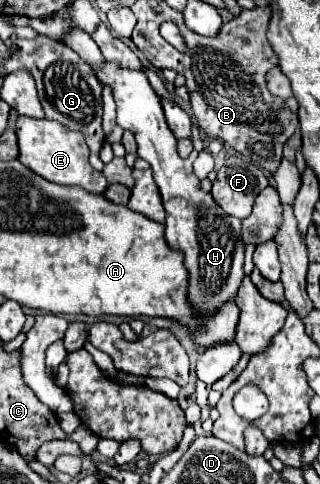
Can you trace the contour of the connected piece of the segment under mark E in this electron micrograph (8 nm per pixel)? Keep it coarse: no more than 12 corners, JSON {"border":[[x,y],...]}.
{"border":[[18,117],[20,163],[46,181],[104,193],[82,133]]}

